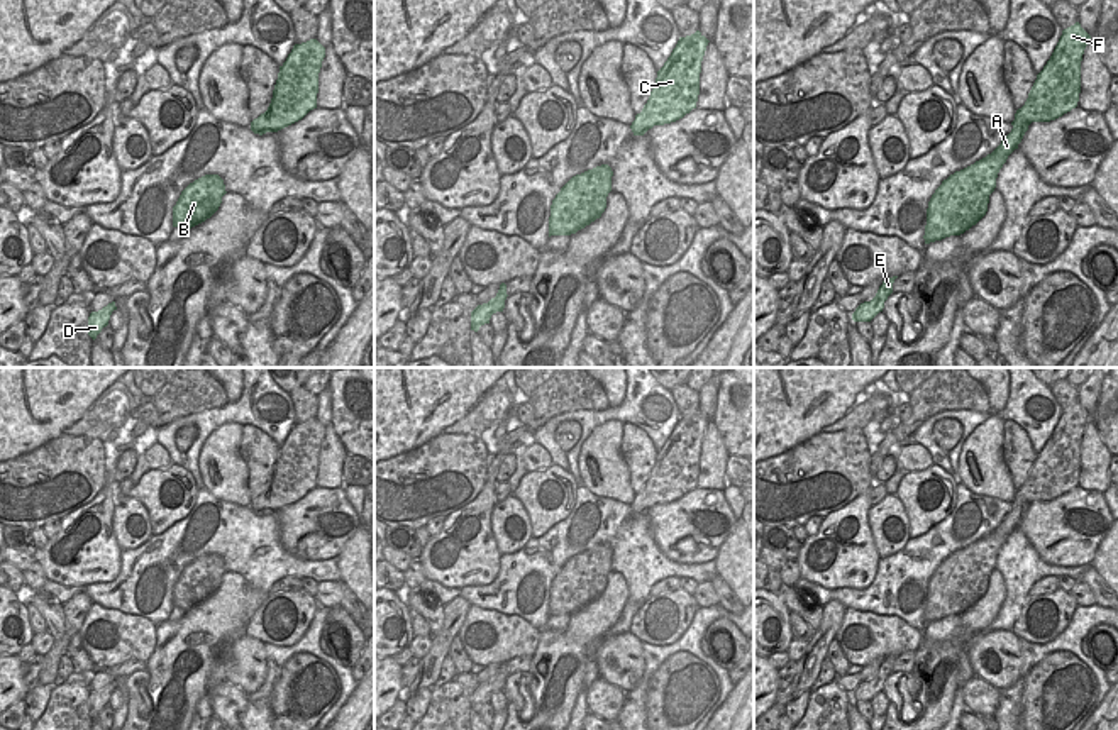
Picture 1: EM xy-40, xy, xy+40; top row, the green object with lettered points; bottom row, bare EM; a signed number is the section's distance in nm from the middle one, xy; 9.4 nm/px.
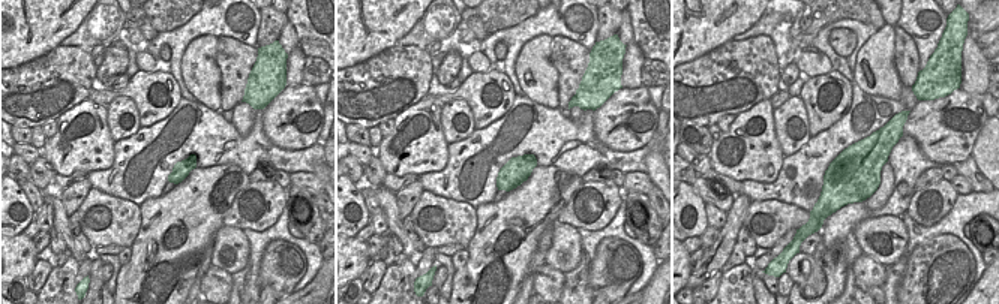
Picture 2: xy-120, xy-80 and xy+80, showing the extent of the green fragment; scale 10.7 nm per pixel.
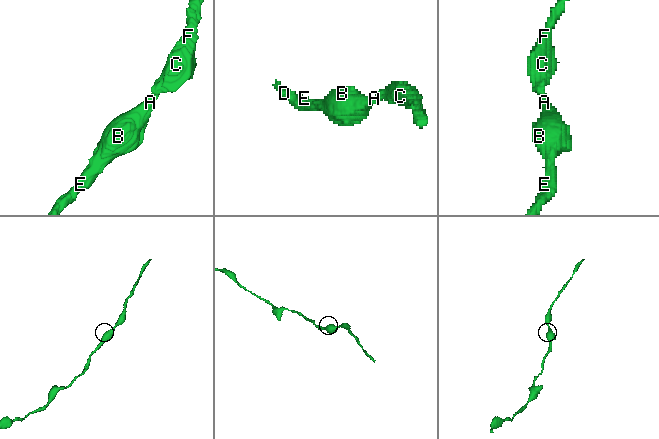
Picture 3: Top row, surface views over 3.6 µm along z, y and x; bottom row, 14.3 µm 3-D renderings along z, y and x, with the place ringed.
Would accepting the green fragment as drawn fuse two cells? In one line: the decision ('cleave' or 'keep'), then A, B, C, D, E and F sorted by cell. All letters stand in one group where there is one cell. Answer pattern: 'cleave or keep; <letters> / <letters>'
keep; A B C D E F

